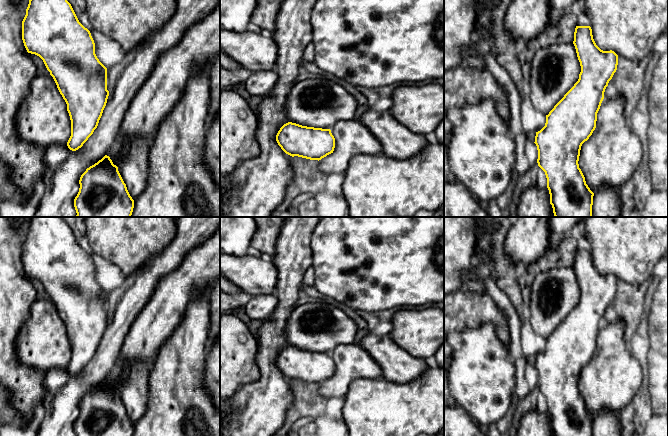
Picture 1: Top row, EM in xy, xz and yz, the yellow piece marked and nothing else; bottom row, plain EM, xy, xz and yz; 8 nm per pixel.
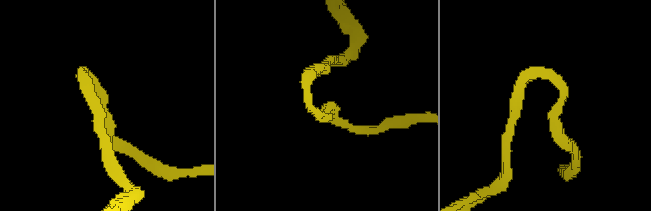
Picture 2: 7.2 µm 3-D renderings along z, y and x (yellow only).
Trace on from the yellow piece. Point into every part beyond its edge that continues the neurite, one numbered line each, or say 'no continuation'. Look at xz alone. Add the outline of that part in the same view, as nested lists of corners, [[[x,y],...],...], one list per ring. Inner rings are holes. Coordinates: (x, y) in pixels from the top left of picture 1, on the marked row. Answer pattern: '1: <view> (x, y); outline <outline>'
1: xz (319, 102); outline [[[313,78],[297,82],[290,91],[285,112],[288,122],[331,129],[340,120],[352,120],[358,103],[341,85]]]

